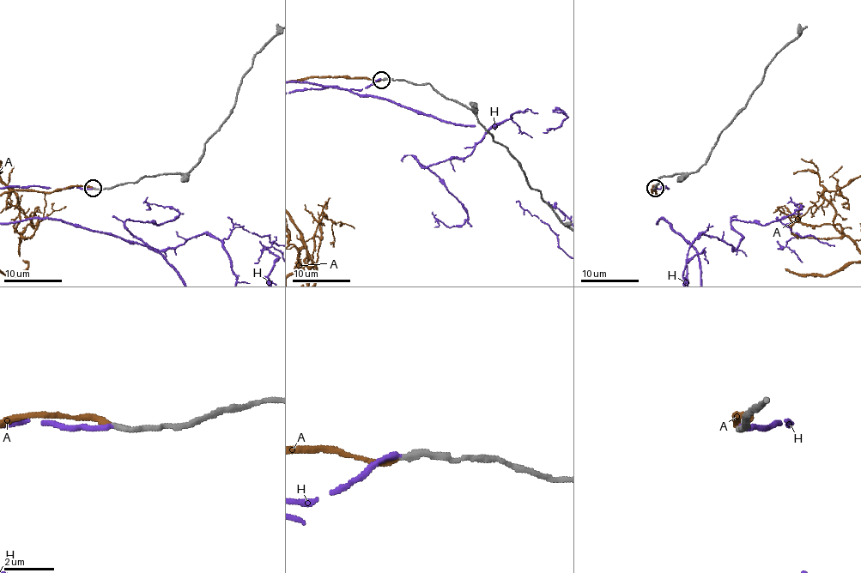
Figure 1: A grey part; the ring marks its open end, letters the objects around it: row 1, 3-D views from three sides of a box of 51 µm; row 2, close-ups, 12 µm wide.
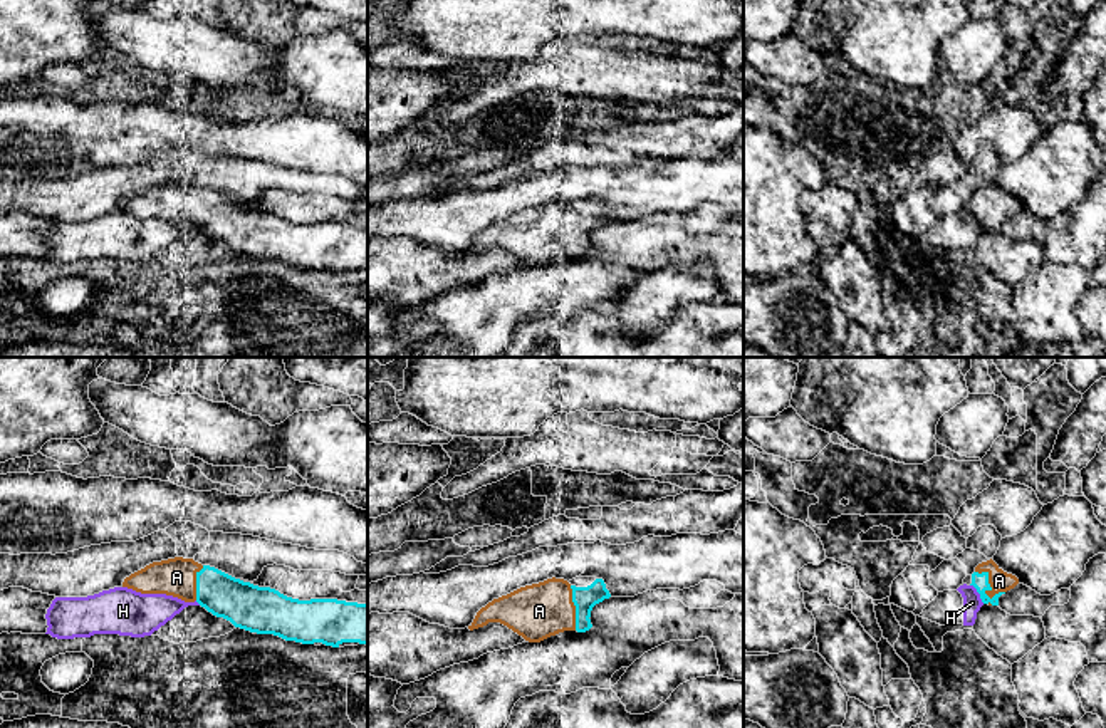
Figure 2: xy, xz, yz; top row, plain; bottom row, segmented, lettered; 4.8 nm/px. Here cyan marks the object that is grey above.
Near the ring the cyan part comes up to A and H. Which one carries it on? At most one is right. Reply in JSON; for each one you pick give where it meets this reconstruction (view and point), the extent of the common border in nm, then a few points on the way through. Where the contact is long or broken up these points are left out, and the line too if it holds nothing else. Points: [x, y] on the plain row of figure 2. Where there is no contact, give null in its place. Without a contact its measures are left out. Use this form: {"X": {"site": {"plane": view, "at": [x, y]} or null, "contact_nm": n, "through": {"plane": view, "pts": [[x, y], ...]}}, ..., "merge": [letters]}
{"A": {"site": {"plane": "yz", "at": [989, 208]}, "contact_nm": 190}, "merge": ["A"]}

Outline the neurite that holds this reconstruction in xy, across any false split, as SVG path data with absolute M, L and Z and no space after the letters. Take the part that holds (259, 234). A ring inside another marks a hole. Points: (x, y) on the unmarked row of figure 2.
M193 183L153 186L124 203L123 211L141 218L166 218L198 226L235 252L274 258L302 268L368 268L368 228L337 223L299 225L270 211L235 203Z

